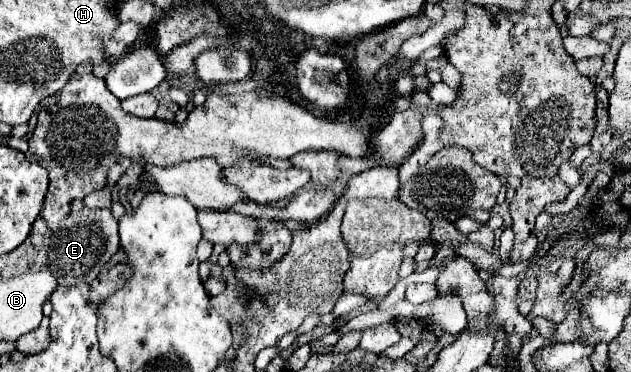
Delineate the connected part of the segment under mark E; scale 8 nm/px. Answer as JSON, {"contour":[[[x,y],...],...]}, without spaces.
{"contour":[[[85,206],[79,212],[71,212],[61,222],[61,228],[51,234],[47,266],[55,274],[57,284],[77,286],[97,278],[101,268],[117,254],[119,248],[117,218],[113,218],[111,210],[91,210]]]}

